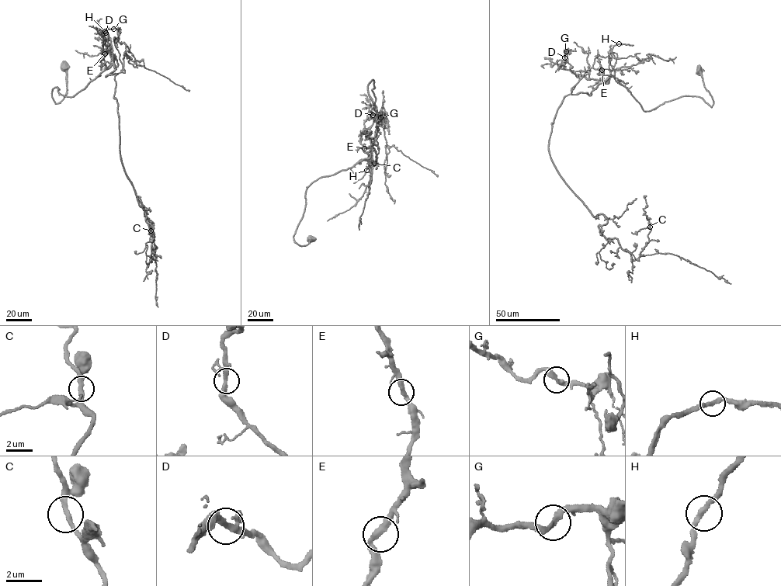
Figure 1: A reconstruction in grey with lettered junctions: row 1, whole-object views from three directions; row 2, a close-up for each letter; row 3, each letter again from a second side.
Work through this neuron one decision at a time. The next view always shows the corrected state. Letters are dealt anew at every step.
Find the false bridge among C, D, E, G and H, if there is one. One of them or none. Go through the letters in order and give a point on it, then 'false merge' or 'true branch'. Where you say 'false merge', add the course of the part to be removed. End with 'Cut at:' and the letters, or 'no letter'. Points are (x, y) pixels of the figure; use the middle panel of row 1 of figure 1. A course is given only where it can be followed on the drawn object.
C: at (374, 163); true branch
D: at (373, 115); true branch
E: at (364, 148); true branch
G: at (380, 117); true branch
H: at (366, 170); true branch
Cut at: no letter

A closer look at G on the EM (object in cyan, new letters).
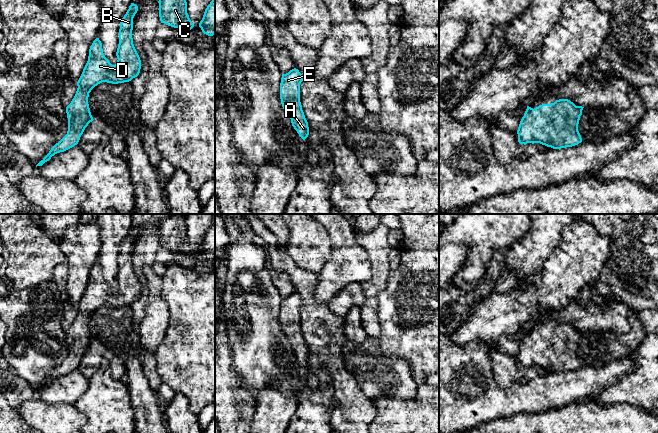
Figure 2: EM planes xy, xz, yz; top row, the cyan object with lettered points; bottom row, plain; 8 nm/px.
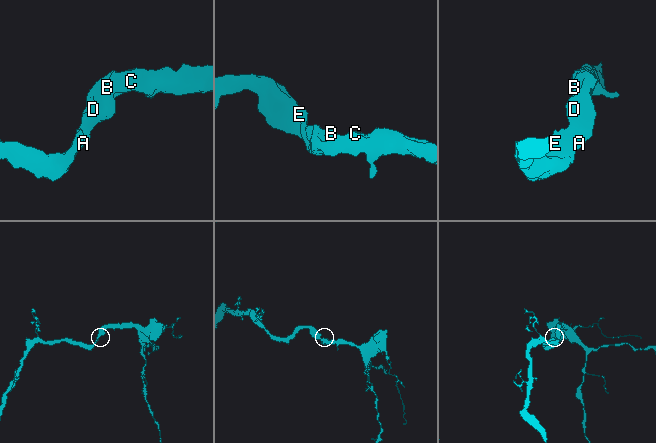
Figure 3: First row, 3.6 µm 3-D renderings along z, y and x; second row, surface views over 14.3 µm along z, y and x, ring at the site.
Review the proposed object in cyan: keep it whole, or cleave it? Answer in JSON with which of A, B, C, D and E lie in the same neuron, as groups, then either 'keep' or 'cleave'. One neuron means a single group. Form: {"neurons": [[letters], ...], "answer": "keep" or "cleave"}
{"neurons": [["A", "B", "C", "D", "E"]], "answer": "keep"}

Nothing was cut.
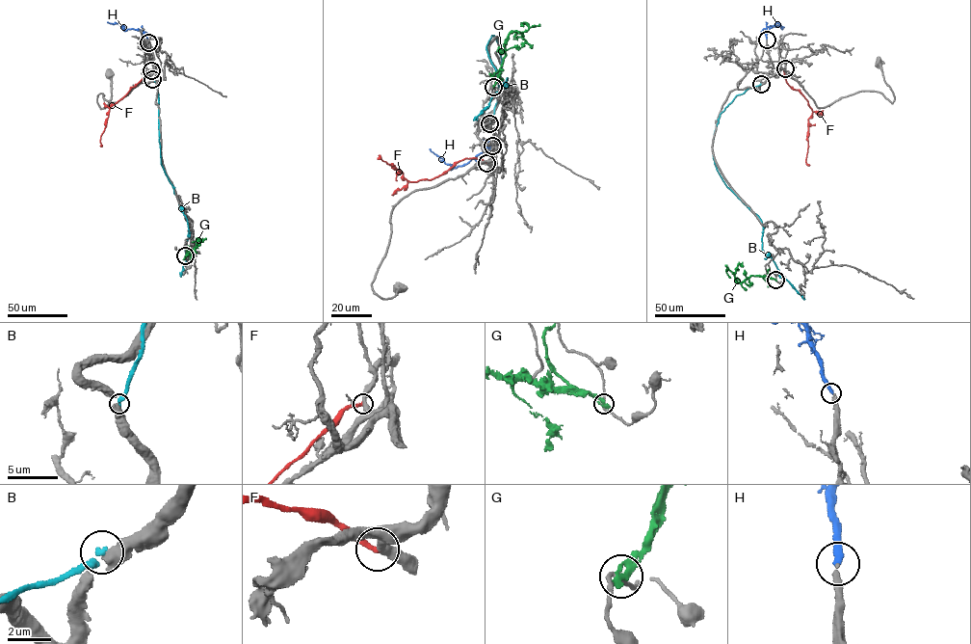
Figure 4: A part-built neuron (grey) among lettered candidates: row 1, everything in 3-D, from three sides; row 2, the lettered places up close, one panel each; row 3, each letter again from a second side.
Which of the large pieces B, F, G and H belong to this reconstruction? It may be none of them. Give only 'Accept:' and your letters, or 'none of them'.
Accept: H

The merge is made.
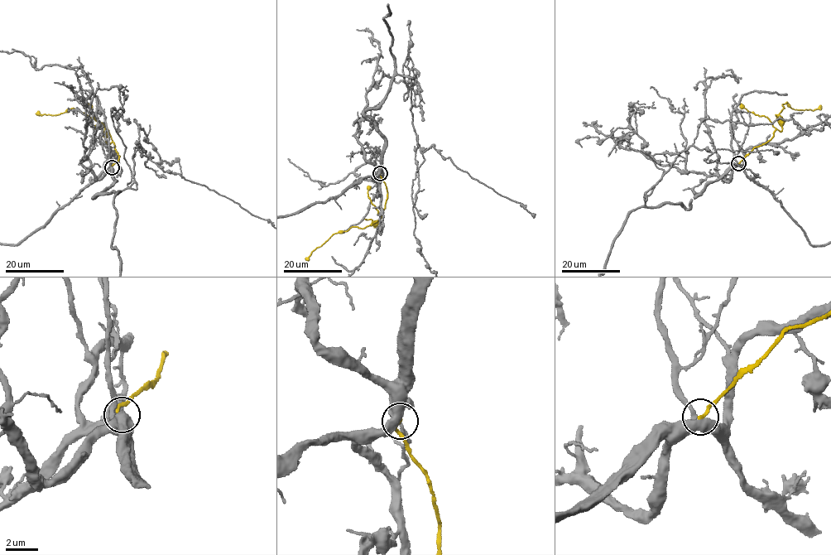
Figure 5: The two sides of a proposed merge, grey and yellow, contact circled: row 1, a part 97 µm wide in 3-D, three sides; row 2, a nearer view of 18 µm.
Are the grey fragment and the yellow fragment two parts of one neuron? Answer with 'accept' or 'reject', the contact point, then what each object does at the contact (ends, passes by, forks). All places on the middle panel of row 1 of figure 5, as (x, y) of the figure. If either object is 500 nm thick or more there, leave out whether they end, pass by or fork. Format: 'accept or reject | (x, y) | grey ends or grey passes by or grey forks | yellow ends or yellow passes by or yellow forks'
reject | (380, 173) | grey forks | yellow ends

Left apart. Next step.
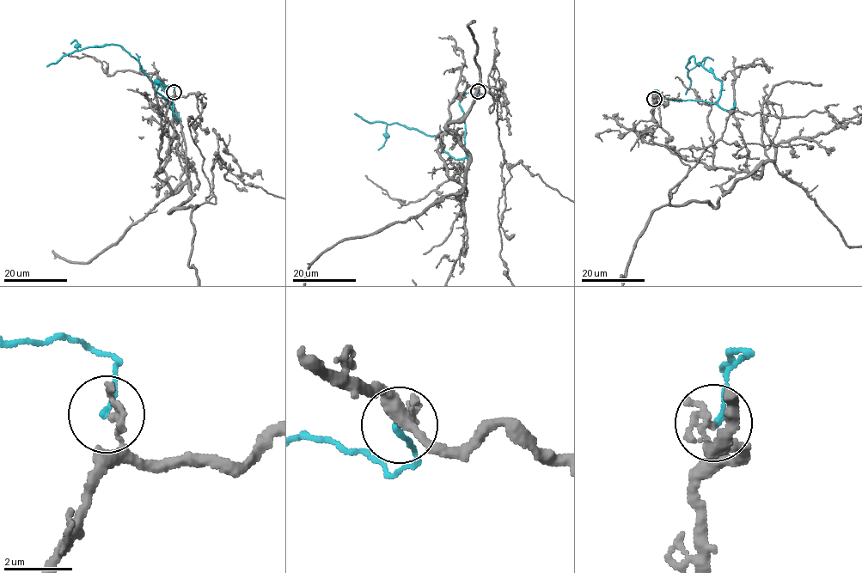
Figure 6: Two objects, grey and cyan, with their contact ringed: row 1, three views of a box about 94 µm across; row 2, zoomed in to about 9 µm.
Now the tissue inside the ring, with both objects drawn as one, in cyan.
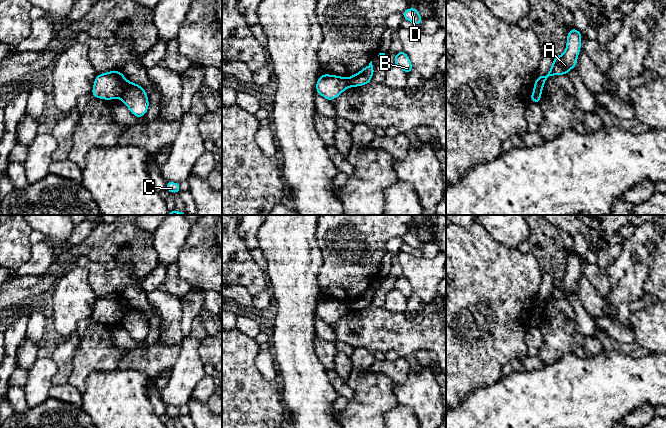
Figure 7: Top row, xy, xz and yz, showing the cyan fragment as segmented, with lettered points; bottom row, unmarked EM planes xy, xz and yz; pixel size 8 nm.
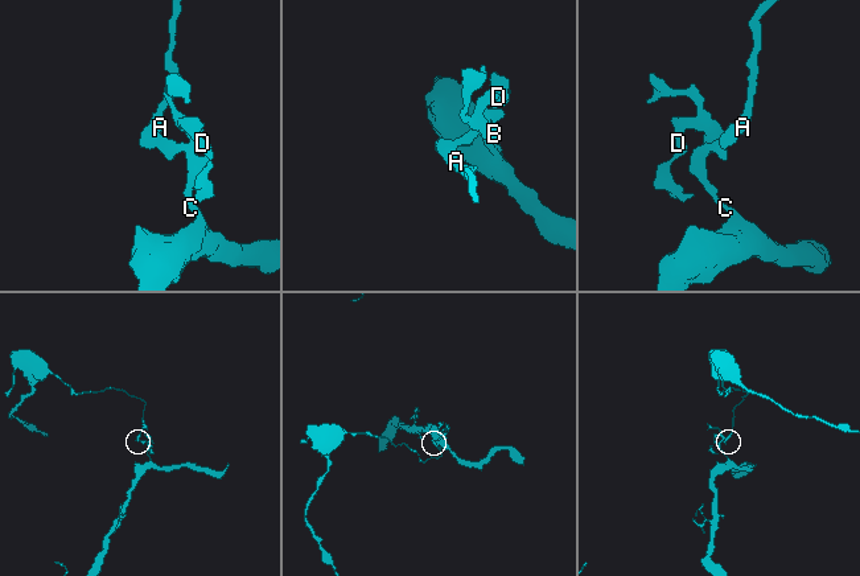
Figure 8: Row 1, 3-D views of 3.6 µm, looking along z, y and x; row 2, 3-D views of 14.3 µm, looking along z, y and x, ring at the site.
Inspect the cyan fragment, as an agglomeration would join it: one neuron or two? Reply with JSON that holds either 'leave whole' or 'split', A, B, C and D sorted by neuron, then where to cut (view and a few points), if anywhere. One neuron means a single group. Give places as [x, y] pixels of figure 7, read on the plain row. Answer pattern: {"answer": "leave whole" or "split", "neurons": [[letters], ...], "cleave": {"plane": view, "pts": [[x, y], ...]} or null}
{"answer": "split", "neurons": [["A"], ["B", "C", "D"]], "cleave": {"plane": "xy", "pts": [[128, 306], [124, 317], [120, 321]]}}

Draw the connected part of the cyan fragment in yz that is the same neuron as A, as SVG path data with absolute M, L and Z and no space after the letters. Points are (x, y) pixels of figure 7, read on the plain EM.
M572 252L567 258L566 273L561 280L554 280L553 288L546 300L536 301L534 311L542 317L543 310L549 300L565 299L577 290L577 282L581 274L582 257Z

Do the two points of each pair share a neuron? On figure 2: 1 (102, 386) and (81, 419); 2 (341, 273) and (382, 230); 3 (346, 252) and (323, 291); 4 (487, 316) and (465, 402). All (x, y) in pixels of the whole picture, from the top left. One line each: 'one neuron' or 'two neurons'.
1: two neurons
2: two neurons
3: one neuron
4: two neurons

